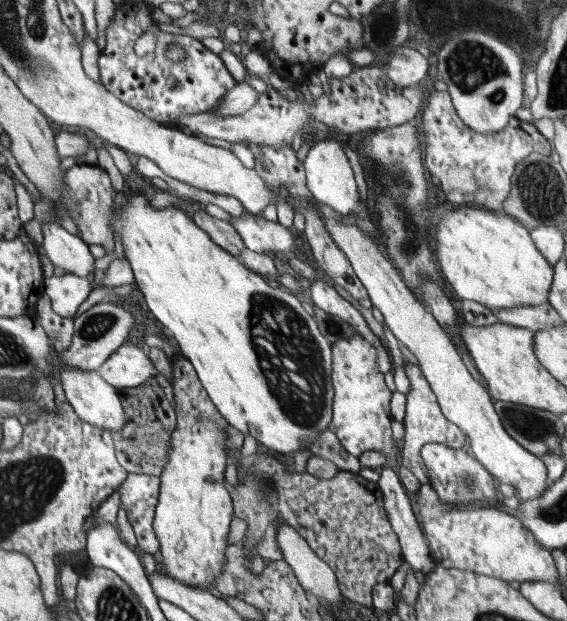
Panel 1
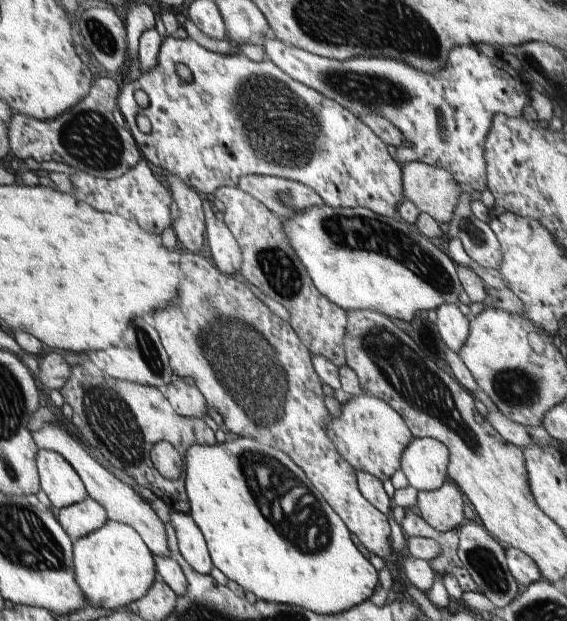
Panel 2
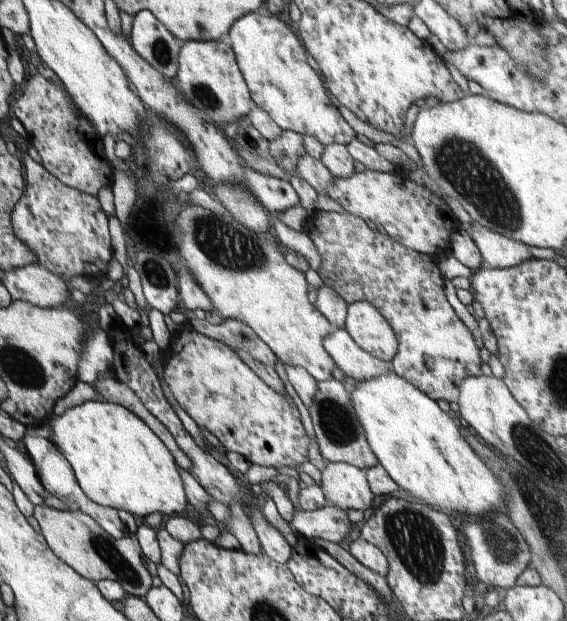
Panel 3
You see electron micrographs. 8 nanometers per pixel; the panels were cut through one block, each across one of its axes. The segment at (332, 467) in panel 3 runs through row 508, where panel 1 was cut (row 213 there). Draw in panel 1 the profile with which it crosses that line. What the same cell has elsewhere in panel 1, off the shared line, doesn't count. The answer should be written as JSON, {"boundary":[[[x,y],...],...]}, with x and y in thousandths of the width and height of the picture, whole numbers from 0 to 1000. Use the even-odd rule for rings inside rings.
{"boundary":[[[564,219],[563,224],[556,225],[534,262],[538,266],[543,303],[557,324],[584,332],[593,341],[605,345],[605,348],[612,345],[630,345],[633,353],[624,362],[654,385],[672,386],[675,385],[674,377],[668,367],[656,359],[653,346],[649,346],[649,340],[646,340],[646,327],[635,324],[635,312],[628,290],[624,288],[624,279],[621,277],[617,261],[603,237],[605,232],[610,230],[612,227],[605,219],[578,222]]]}

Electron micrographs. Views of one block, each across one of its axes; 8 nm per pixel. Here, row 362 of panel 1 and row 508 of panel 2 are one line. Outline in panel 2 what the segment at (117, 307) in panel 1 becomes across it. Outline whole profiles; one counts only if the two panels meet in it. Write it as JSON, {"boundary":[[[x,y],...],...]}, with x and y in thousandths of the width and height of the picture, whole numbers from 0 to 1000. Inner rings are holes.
{"boundary":[[[162,800],[125,816],[97,823],[97,829],[113,853],[123,860],[129,873],[173,853],[190,839],[187,823]]]}

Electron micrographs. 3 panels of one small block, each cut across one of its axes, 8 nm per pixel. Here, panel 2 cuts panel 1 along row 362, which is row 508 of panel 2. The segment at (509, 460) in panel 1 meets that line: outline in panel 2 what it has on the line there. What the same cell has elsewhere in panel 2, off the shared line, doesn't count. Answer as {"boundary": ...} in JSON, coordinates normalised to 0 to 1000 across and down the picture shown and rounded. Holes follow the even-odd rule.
{"boundary":[[[788,773],[767,791],[737,791],[735,815],[758,847],[785,858],[808,852],[818,844],[818,802],[813,784],[797,773]]]}

